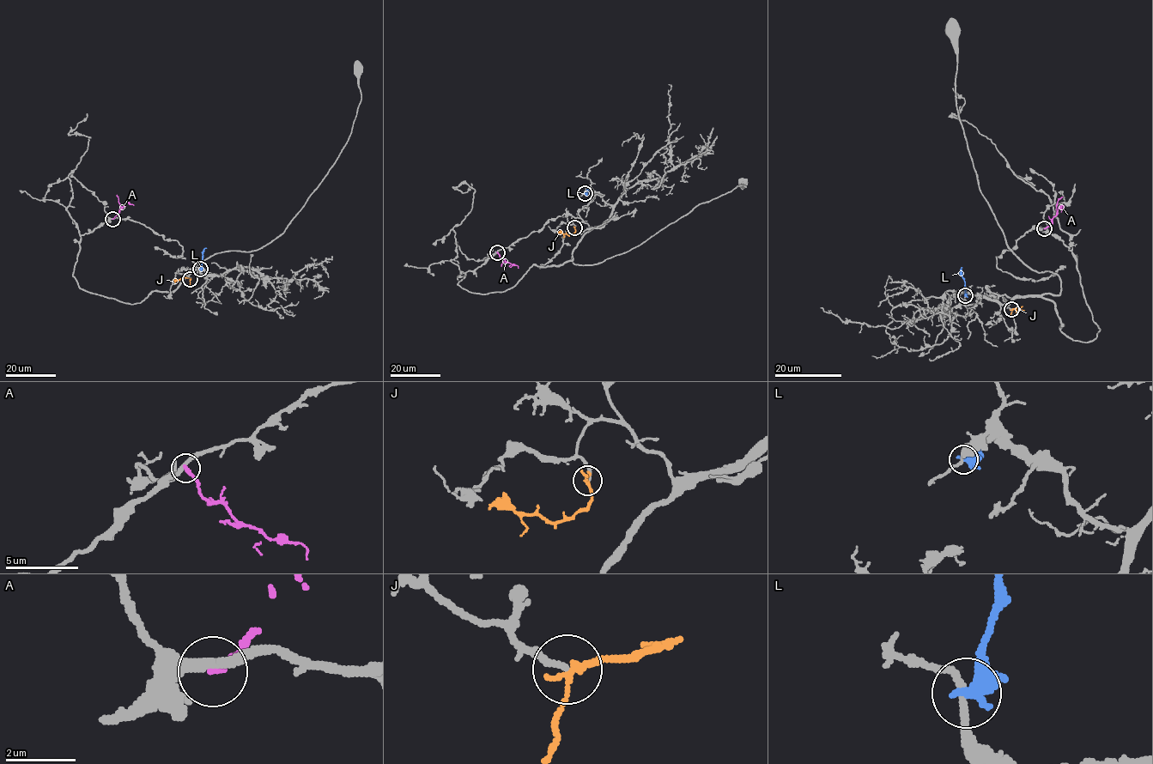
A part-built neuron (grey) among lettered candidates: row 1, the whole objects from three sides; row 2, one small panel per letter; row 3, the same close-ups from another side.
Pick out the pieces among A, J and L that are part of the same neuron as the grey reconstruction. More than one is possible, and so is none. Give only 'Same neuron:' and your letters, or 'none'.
Same neuron: J

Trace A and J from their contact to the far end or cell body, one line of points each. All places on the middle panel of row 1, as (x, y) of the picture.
A: (497, 252), (518, 268)
J: (574, 228), (575, 231), (570, 235), (557, 233)

